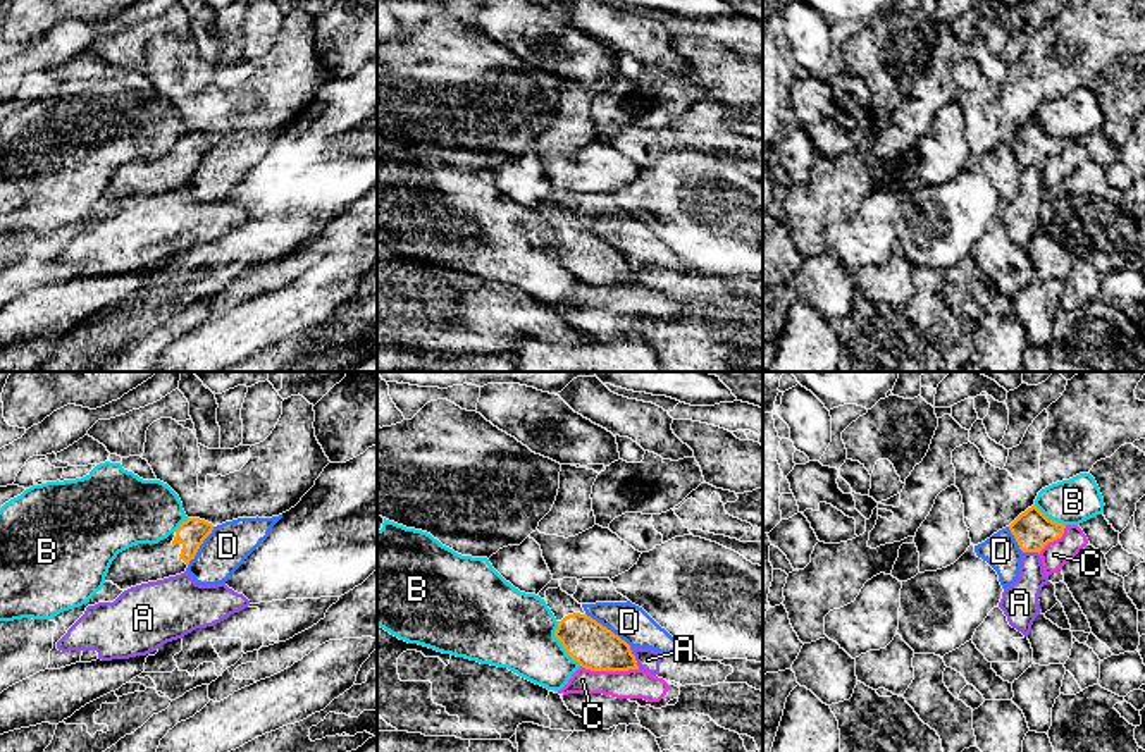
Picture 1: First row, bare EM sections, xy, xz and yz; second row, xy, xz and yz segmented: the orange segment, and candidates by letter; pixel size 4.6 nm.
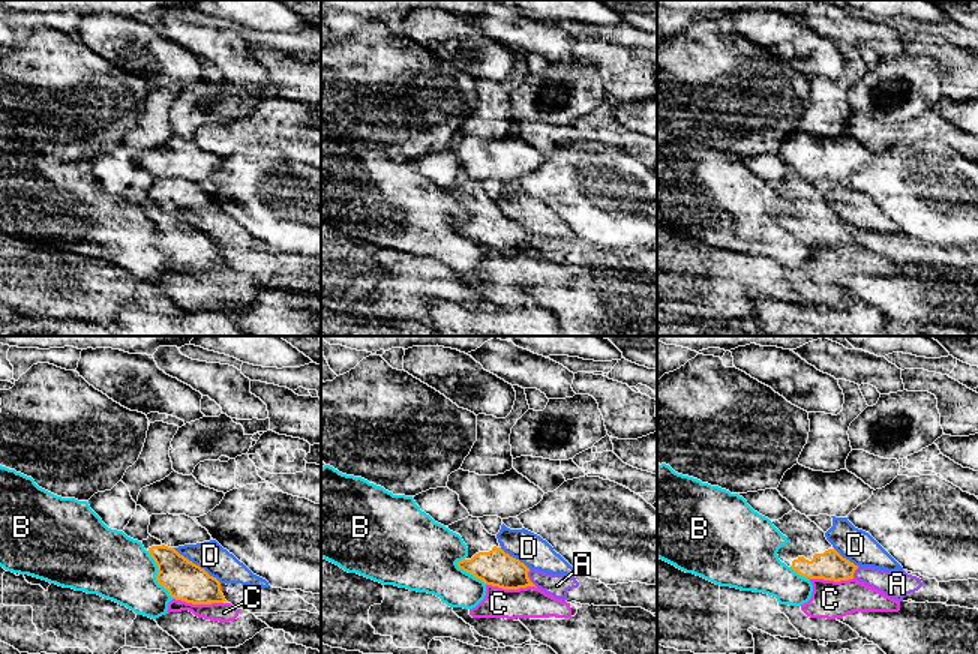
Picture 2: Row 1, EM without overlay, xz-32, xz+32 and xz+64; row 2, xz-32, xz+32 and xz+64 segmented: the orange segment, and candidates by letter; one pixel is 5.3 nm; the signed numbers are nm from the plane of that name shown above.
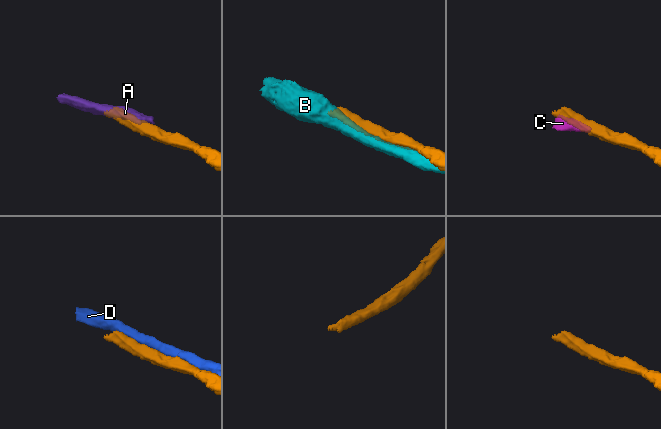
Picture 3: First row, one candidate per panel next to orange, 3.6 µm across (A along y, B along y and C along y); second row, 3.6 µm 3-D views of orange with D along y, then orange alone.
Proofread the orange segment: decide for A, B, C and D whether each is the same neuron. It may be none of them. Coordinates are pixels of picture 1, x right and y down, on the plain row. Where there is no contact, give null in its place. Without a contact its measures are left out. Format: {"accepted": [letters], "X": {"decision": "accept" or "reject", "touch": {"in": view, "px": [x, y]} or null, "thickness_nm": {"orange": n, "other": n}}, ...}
{"accepted": [], "A": {"decision": "reject", "touch": {"in": "xz", "px": [634, 272]}, "thickness_nm": {"orange": 220, "other": 100}}, "B": {"decision": "reject", "touch": {"in": "xz", "px": [562, 258]}, "thickness_nm": {"orange": 220, "other": 360}}, "C": {"decision": "reject", "touch": {"in": "xz", "px": [610, 284]}, "thickness_nm": {"orange": 220, "other": 140}}, "D": {"decision": "reject", "touch": {"in": "xz", "px": [606, 243]}, "thickness_nm": {"orange": 220, "other": 170}}}

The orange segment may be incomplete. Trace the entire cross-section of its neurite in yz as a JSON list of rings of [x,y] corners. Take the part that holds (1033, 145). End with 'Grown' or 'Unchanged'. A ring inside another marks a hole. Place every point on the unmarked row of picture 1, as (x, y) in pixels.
[[[1035,119],[1021,127],[1009,145],[1023,167],[1038,167],[1062,151],[1066,139],[1049,134]]]. Unchanged

